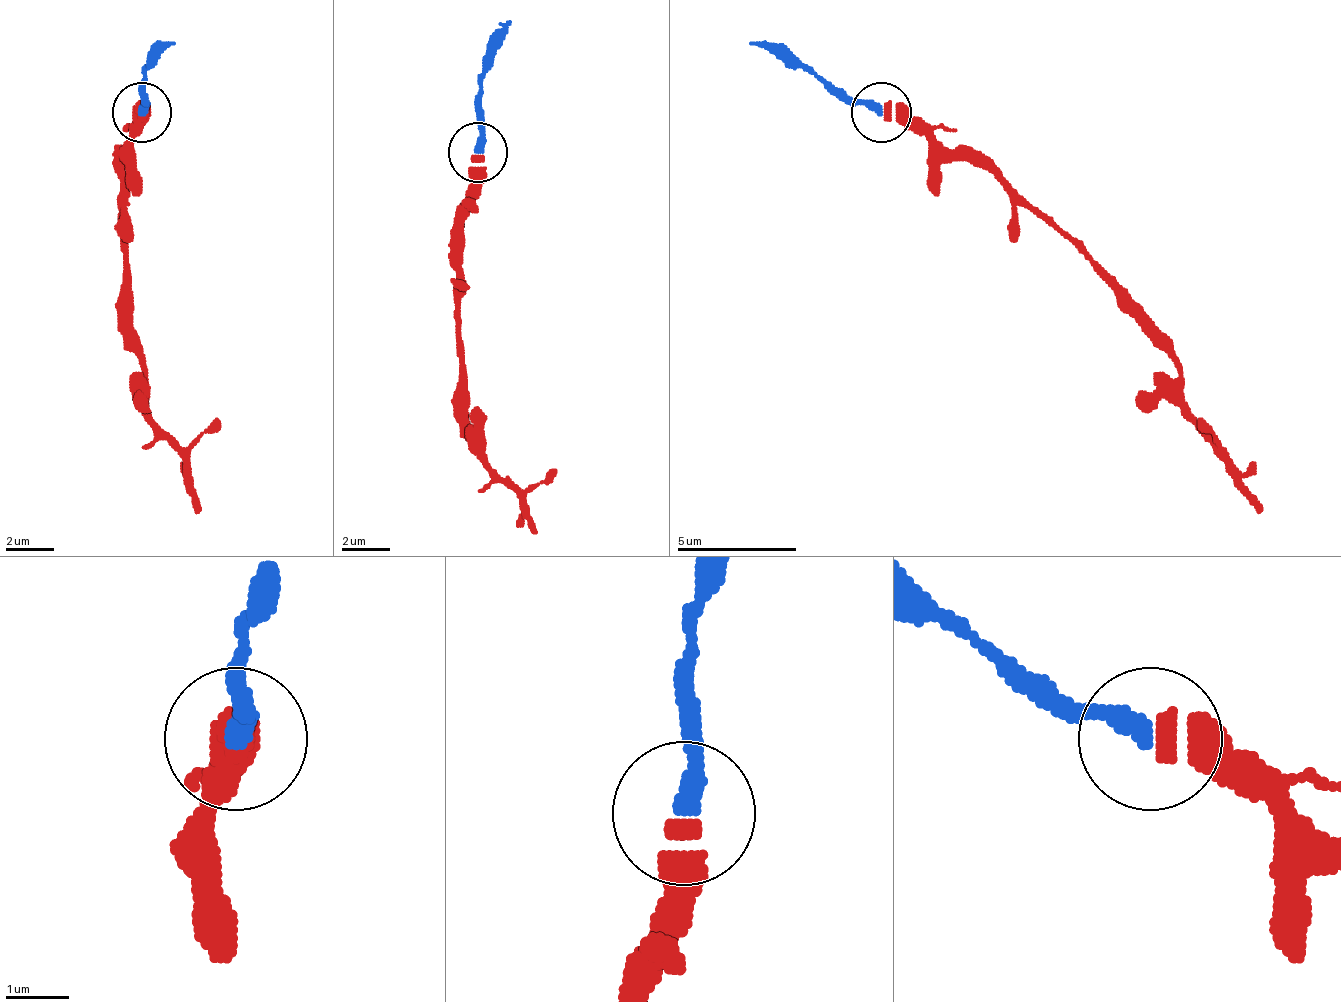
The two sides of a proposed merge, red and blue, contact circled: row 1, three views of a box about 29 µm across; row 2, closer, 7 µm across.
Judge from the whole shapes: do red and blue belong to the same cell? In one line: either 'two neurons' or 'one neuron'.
one neuron

